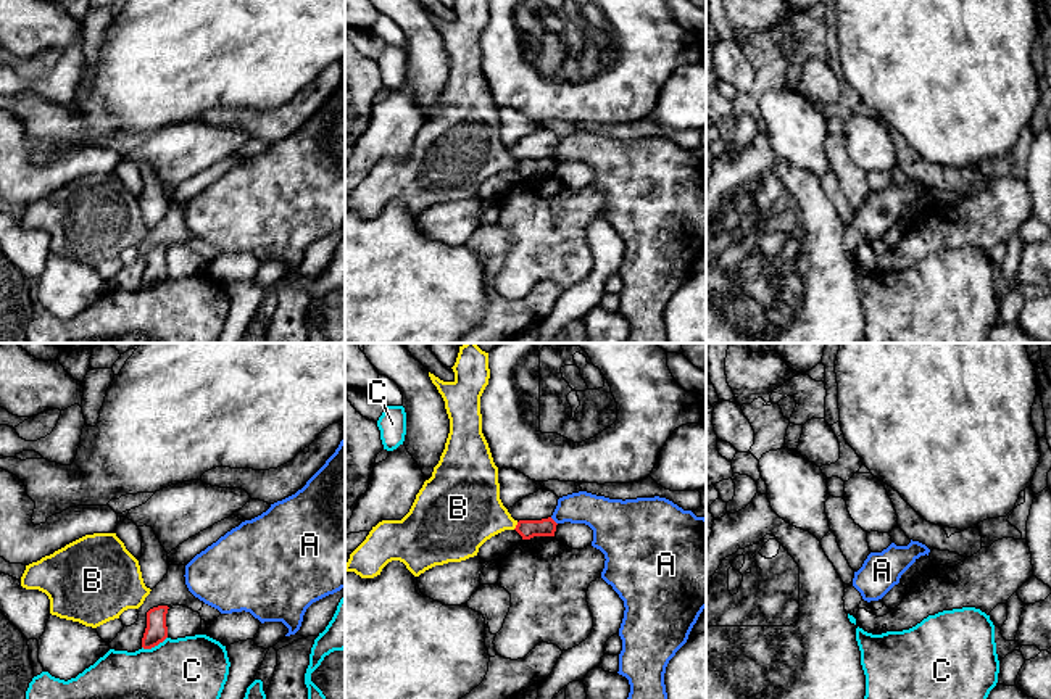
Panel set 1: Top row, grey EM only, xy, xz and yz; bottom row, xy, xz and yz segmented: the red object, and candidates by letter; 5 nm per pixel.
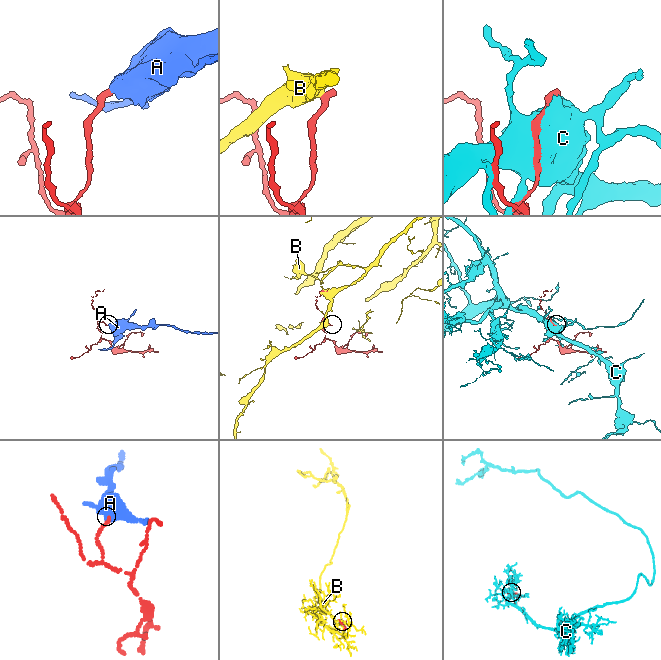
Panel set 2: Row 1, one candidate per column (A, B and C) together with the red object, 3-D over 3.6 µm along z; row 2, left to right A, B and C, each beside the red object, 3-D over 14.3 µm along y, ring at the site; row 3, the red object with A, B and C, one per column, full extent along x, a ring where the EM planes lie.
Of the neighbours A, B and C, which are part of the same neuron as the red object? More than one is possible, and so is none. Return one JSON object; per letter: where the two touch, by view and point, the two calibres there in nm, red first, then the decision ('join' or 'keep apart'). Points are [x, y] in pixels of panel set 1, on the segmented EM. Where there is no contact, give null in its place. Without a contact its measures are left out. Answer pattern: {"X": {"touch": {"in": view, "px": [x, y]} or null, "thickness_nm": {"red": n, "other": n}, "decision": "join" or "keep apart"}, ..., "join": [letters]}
{"A": {"touch": {"in": "xz", "px": [553, 521]}, "thickness_nm": {"red": 100, "other": 180}, "decision": "keep apart"}, "B": {"touch": {"in": "xz", "px": [516, 525]}, "thickness_nm": {"red": 100, "other": 340}, "decision": "keep apart"}, "C": {"touch": {"in": "xy", "px": [153, 646]}, "thickness_nm": {"red": 110, "other": 320}, "decision": "keep apart"}, "join": []}

